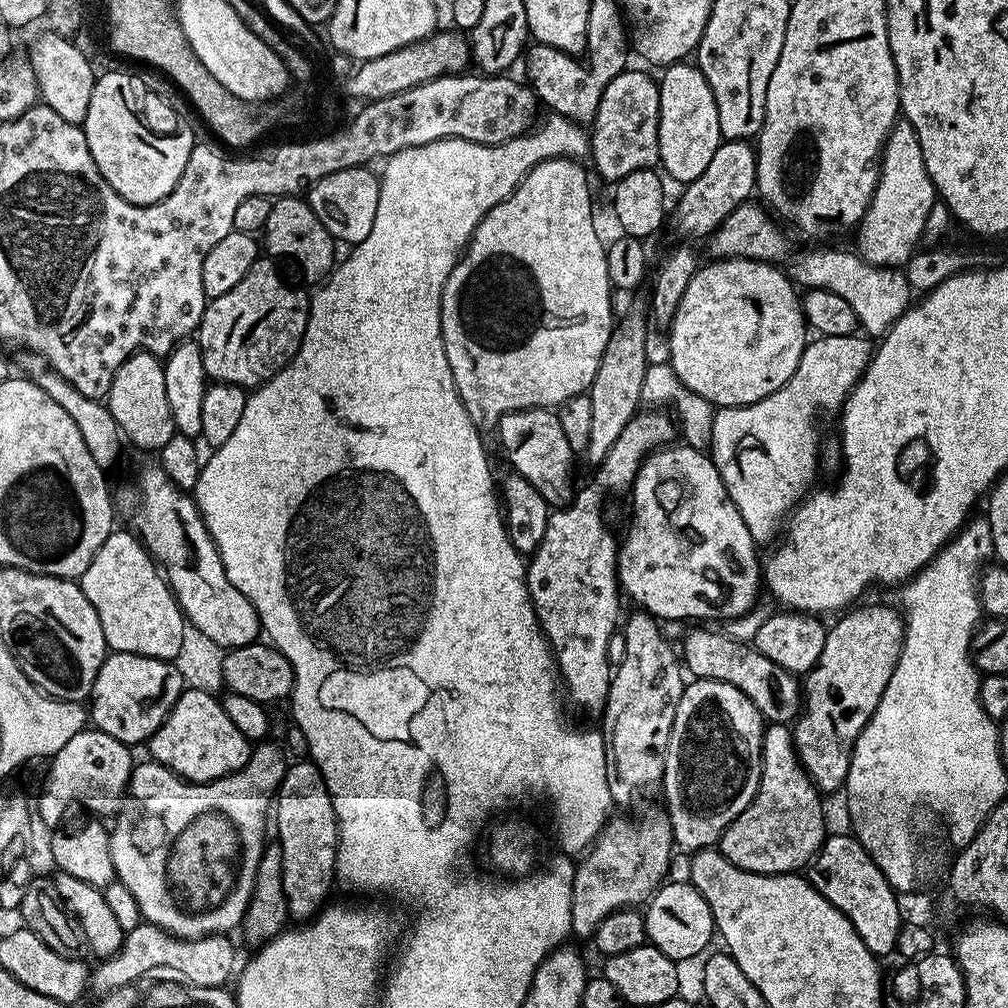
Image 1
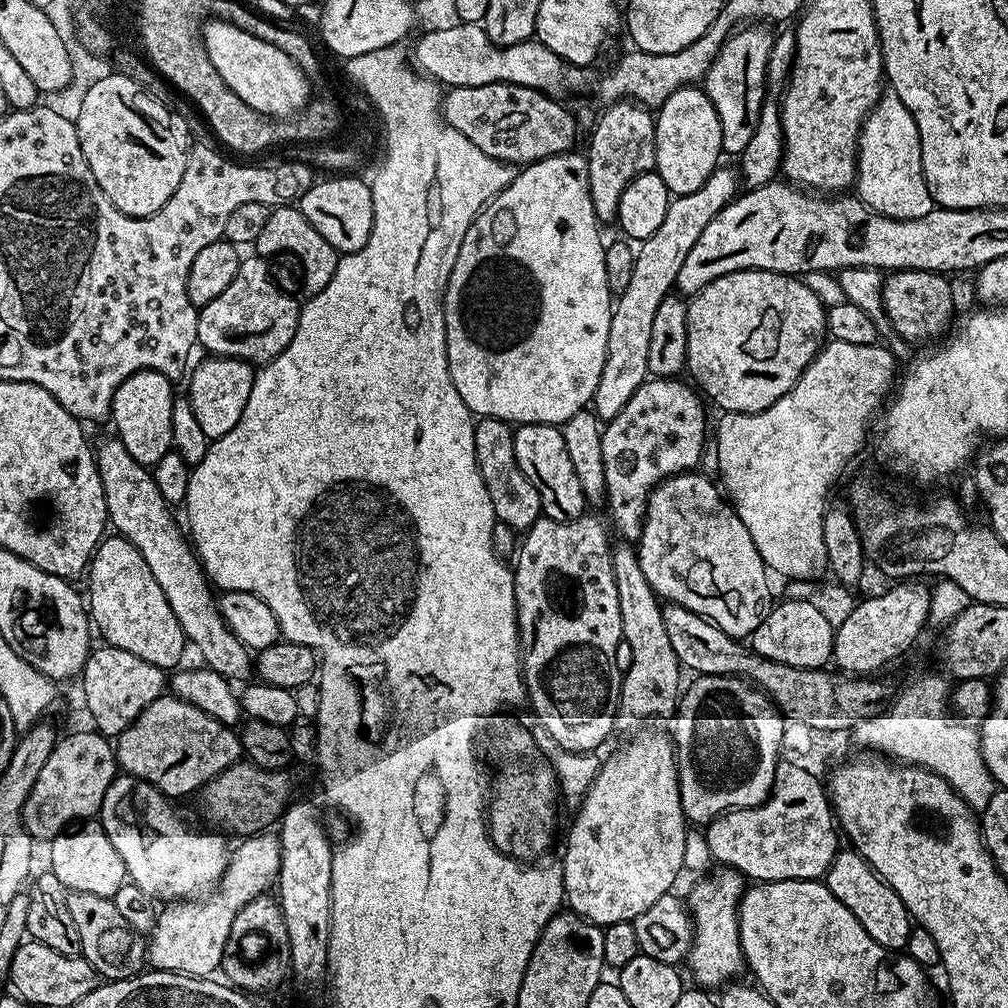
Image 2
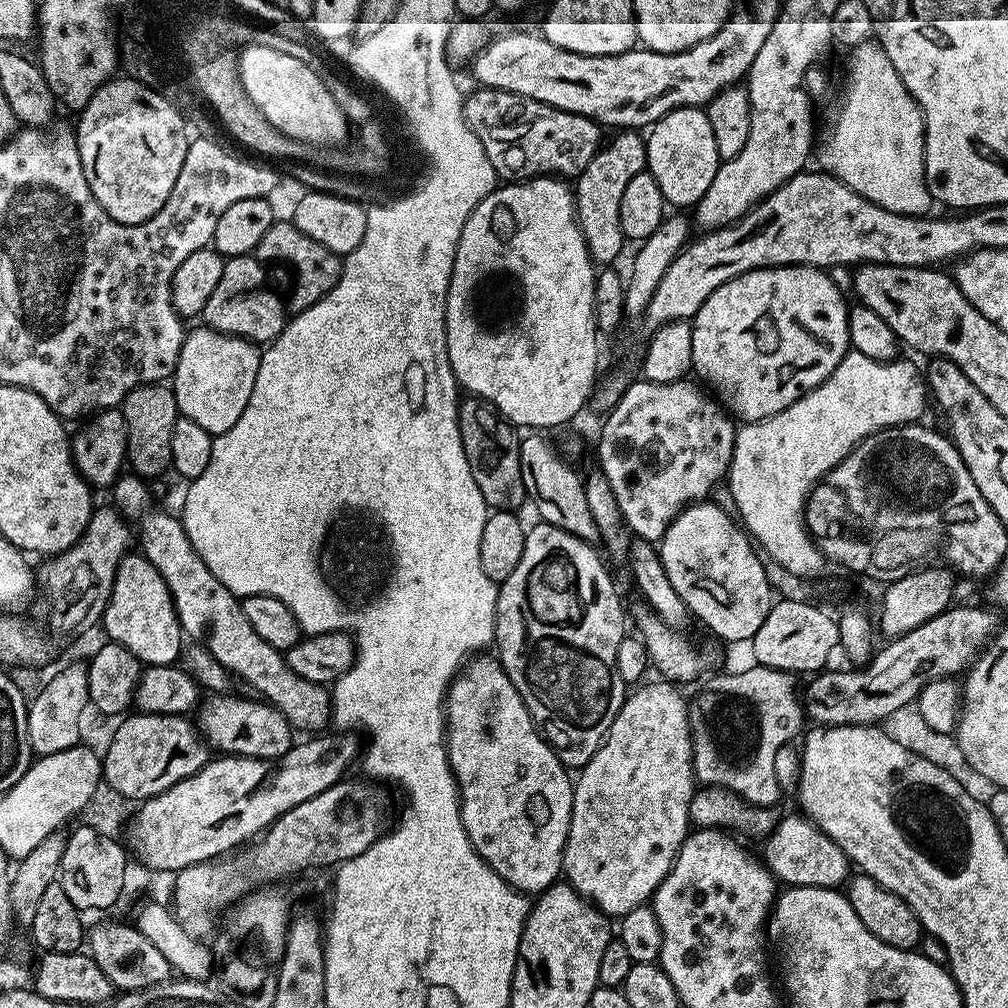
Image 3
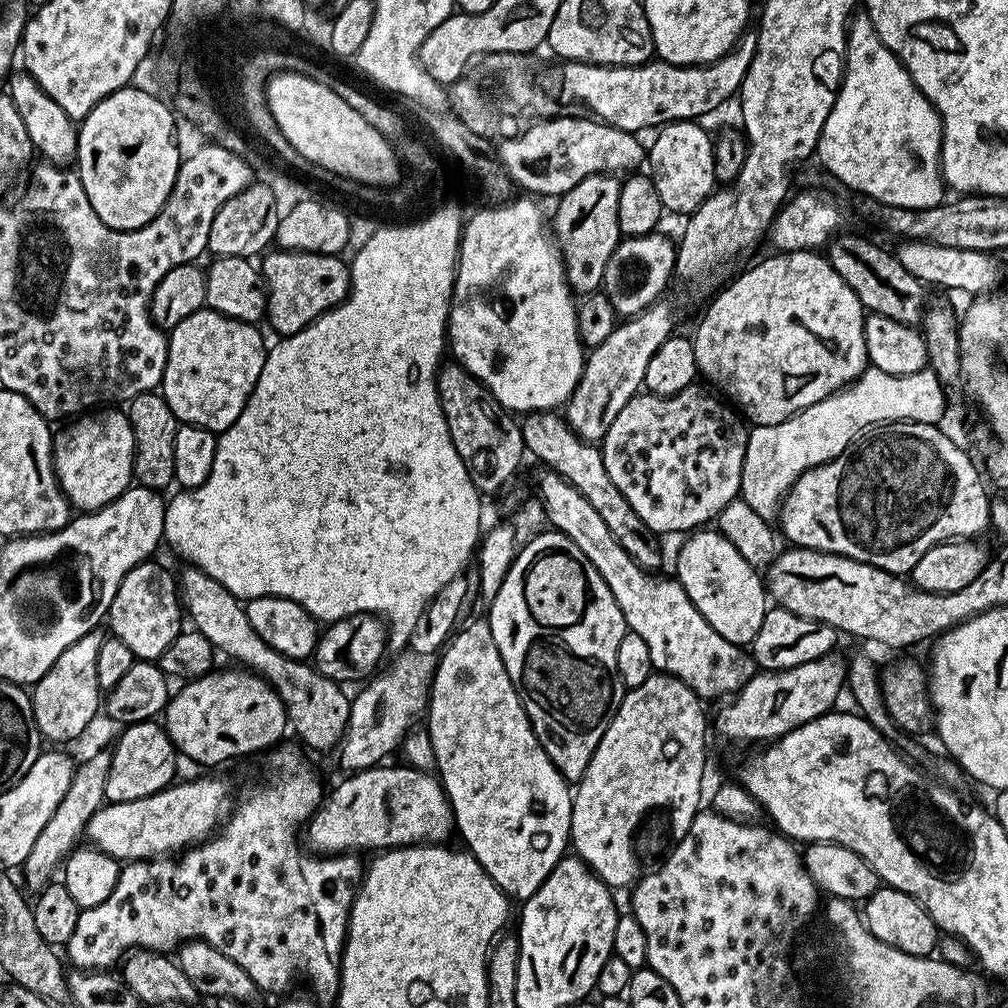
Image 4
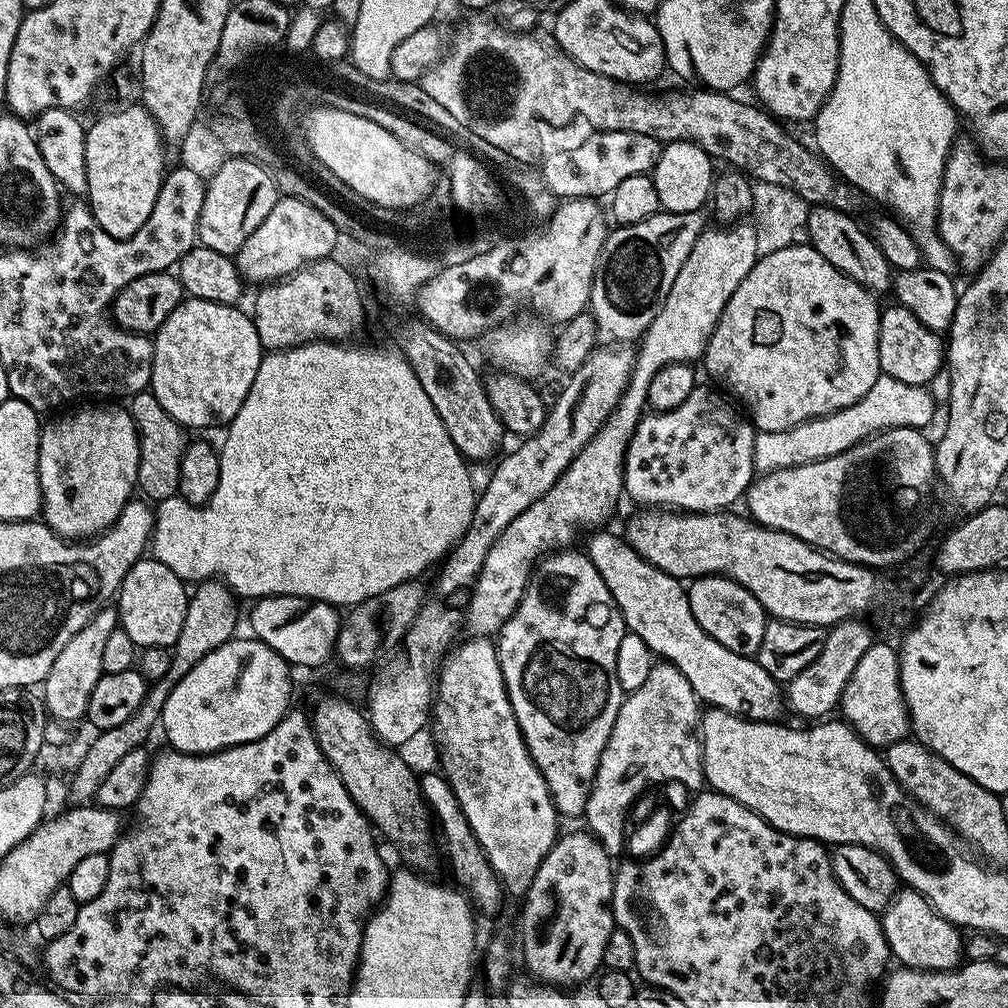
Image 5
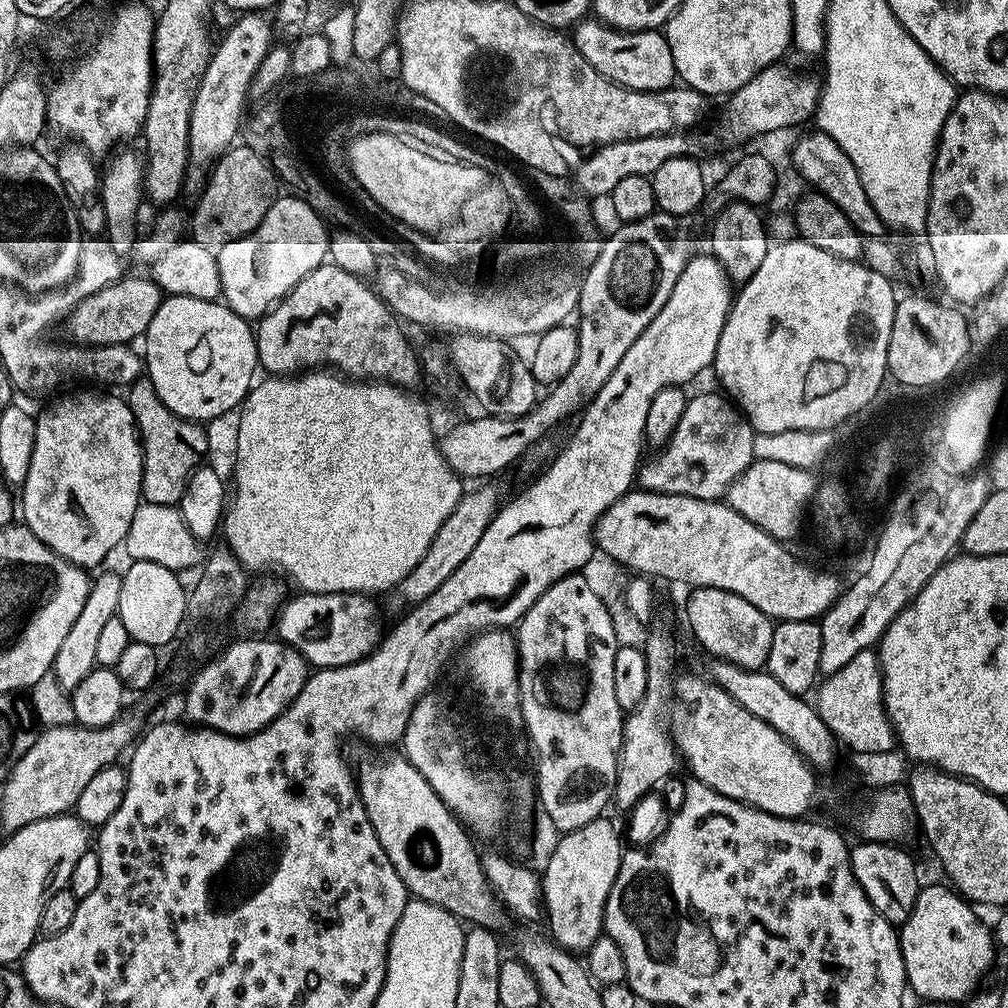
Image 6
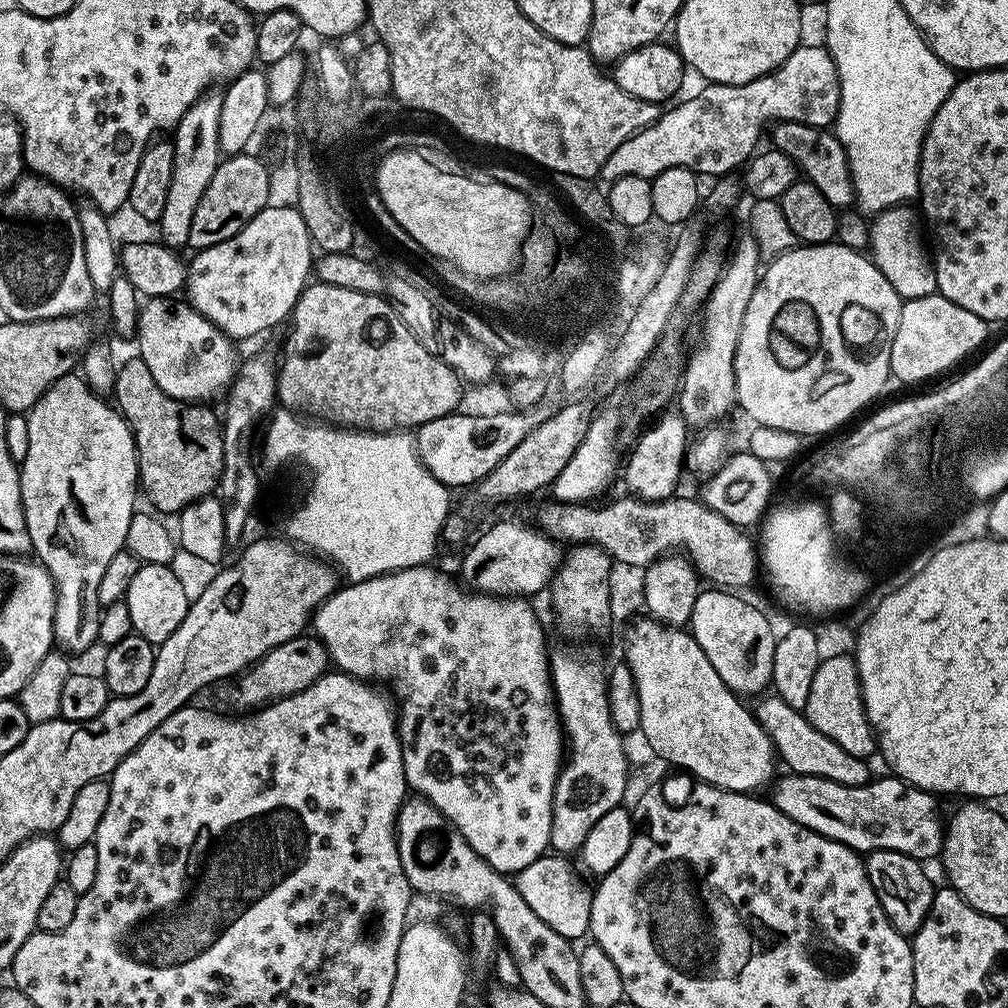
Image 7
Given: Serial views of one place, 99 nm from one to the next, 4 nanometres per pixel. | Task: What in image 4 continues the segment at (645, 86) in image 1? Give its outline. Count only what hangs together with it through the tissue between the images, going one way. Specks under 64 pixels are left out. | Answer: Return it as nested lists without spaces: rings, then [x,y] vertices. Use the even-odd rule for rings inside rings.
[[[616,174],[582,178],[582,182],[574,186],[574,190],[559,197],[554,236],[564,257],[568,282],[577,293],[587,294],[601,287],[606,264],[621,242],[618,226],[618,194],[621,183],[621,177]]]

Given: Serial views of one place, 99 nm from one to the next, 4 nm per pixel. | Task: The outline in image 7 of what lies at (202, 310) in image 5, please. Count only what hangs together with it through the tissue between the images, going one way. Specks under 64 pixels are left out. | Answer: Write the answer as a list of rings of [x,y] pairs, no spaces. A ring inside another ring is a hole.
[[[167,296],[145,299],[139,309],[134,340],[140,343],[139,360],[146,362],[150,374],[154,374],[154,382],[170,398],[212,402],[208,400],[223,397],[236,379],[237,345],[232,337],[183,299]]]

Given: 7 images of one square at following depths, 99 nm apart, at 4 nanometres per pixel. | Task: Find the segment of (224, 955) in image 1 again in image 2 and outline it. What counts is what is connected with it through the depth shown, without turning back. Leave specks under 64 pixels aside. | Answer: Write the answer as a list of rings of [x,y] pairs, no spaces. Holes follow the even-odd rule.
[[[257,834],[239,841],[240,846],[229,855],[224,876],[211,896],[202,900],[168,902],[161,907],[164,909],[155,917],[147,941],[147,963],[153,969],[205,978],[219,969],[224,960],[226,938],[230,938],[230,926],[234,926],[238,910],[242,910],[246,902],[265,895],[277,883],[280,842],[275,835],[268,835],[272,834]]]

